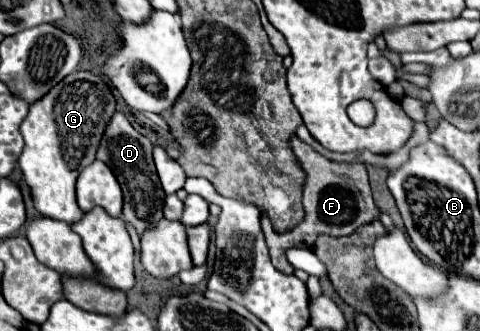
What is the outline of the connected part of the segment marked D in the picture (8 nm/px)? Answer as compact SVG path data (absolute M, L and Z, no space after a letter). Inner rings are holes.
M119 111L111 117L111 121L105 129L103 141L99 145L99 151L97 151L97 159L103 159L111 167L111 171L115 173L115 177L123 189L121 217L125 221L129 221L139 235L143 231L155 227L155 223L159 223L163 219L163 199L167 197L159 183L151 151L153 151L153 145L149 143L149 139L145 135L137 133L133 129L133 125L125 119L125 115Z

